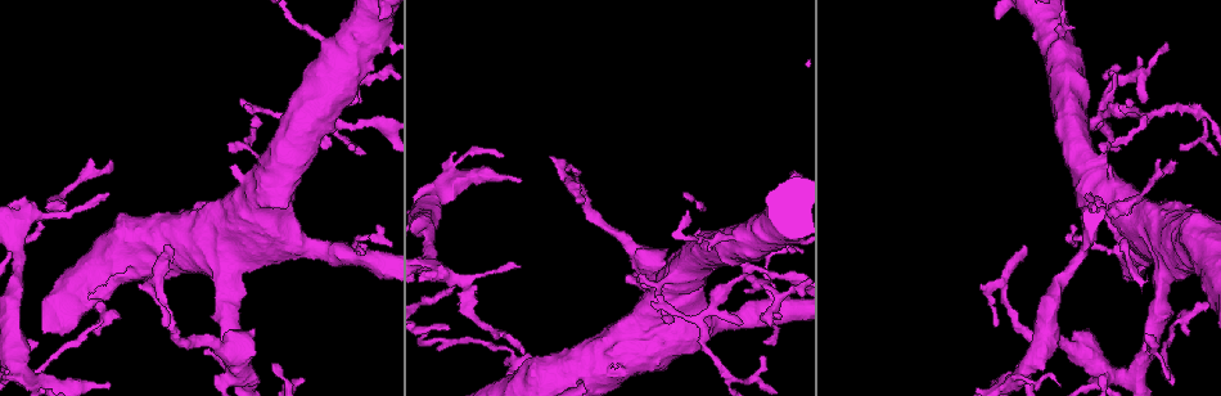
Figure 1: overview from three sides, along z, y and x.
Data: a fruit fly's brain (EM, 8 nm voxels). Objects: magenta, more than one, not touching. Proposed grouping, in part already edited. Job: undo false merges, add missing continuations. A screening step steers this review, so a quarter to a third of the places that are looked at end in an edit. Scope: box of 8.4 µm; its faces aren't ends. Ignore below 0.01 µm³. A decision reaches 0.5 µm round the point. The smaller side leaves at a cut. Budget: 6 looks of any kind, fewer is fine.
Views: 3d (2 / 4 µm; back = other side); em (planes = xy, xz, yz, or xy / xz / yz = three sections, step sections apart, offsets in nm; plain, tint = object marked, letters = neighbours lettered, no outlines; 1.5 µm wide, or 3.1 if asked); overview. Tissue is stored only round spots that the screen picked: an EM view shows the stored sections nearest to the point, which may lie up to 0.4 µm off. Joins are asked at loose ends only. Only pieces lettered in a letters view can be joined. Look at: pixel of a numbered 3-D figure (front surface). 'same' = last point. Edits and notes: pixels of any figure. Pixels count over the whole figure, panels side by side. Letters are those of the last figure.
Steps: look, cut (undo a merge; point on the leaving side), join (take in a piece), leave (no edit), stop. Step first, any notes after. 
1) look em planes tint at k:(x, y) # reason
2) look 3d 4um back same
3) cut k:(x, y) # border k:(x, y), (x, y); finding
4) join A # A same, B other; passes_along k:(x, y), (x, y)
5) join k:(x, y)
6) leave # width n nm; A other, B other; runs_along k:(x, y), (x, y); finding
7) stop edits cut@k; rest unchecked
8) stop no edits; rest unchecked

look 3d 2um at 1:(575, 201) # an open end

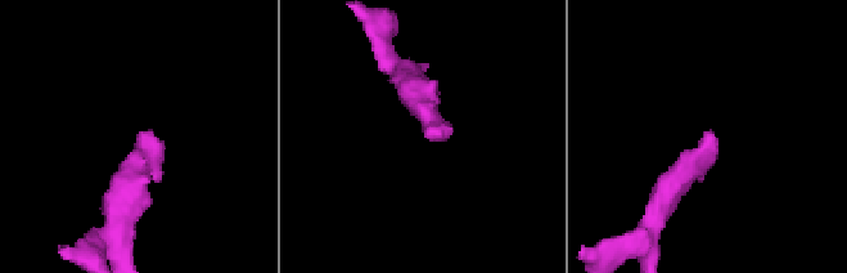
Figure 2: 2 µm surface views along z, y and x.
look em planes letters at 2:(712, 132) # now the EM

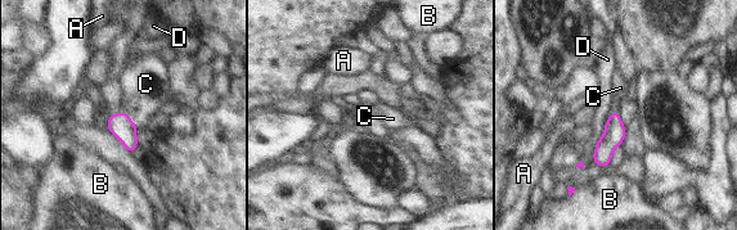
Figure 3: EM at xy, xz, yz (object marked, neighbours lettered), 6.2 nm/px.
join C # A other, B other, C same, D other; passes_along 3:(120, 125), (130, 120), (145, 84); the neuron continues

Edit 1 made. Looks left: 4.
look 3d 4um at 1:(763, 341)

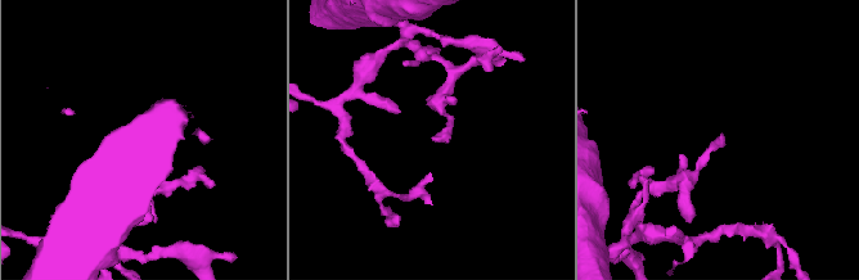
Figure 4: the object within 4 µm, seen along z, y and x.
look em planes letters at 4:(722, 139)

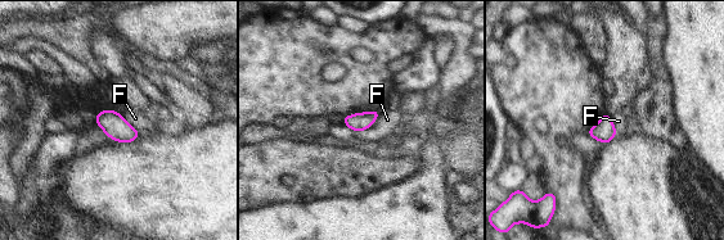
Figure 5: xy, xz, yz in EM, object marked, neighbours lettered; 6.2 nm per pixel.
leave # longest_contact F 200 nm; F other; none of them fits

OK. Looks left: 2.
stop edits join@3; rest unchecked

